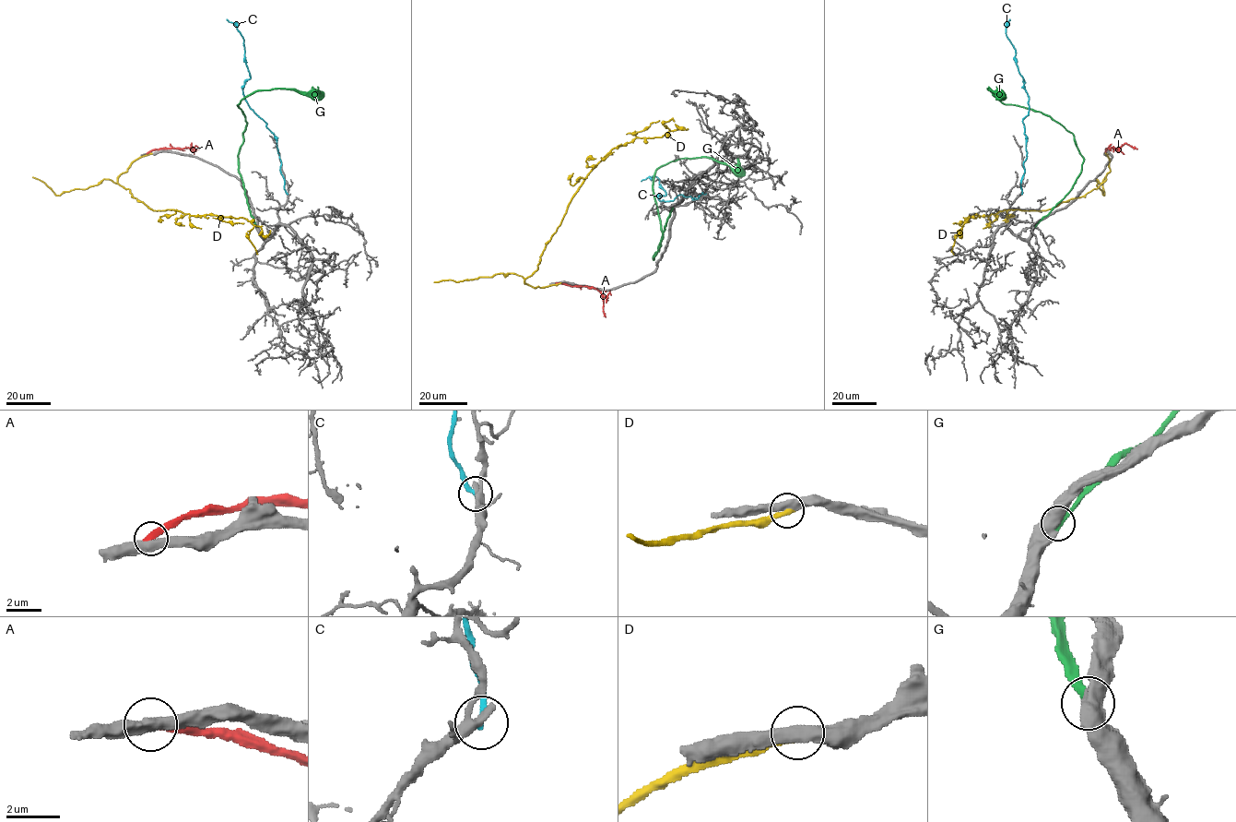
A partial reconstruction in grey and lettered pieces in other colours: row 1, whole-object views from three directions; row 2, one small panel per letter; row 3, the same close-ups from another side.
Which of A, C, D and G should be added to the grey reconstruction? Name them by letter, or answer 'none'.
G

